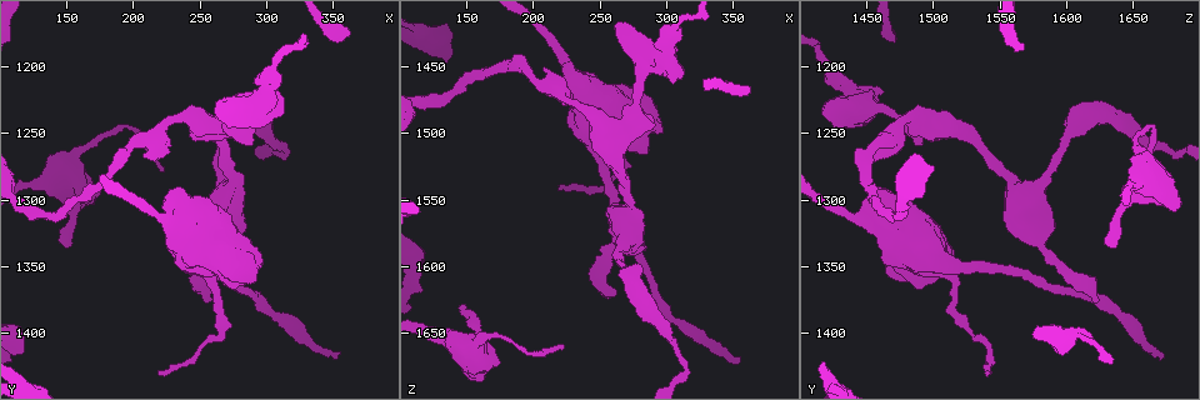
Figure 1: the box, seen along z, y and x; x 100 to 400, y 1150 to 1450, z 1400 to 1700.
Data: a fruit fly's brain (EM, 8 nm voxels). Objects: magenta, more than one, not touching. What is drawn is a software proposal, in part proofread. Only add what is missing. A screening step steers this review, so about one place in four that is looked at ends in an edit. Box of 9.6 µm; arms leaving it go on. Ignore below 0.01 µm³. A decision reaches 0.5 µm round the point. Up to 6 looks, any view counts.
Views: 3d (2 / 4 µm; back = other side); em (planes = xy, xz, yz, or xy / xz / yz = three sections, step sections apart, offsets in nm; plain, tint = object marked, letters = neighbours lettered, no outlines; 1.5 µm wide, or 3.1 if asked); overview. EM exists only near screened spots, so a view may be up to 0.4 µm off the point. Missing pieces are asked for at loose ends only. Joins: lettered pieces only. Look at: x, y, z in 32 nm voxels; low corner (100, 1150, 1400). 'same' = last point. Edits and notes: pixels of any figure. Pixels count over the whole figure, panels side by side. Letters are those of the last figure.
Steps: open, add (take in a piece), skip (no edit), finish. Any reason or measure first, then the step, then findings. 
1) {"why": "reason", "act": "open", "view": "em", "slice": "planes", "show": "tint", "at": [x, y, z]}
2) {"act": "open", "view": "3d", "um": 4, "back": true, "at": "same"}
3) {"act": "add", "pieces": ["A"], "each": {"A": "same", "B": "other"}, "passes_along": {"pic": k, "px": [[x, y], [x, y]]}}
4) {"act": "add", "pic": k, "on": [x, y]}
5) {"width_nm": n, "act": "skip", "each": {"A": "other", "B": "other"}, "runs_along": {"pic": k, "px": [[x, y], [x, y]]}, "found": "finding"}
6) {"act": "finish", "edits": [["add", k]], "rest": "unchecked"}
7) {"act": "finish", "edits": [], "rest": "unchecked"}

{"why": "branch stops here", "act": "open", "view": "3d", "um": 2, "at": [362, 1174, 1470]}

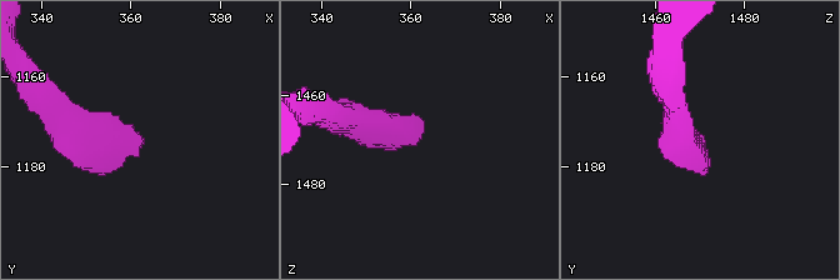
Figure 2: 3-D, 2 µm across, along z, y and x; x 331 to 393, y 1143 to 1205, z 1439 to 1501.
{"act": "open", "view": "em", "slice": "planes", "show": "letters", "at": [360, 1175, 1471]}

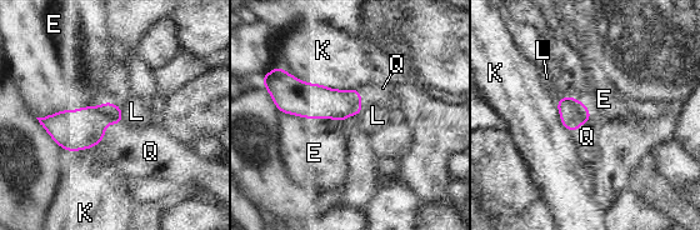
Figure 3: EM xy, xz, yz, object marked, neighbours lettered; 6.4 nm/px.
{"longest_contact_nm": ["K", 500], "act": "add", "pieces": ["Q"], "each": {"E": "other", "K": "other", "L": "other", "Q": "same"}, "passes_along": {"pic": 3, "px": [[81, 129], [104, 128], [135, 150]]}, "found": "it goes on there"}

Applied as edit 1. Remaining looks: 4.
{"why": "long arm stops here", "act": "open", "view": "em", "slice": "planes", "show": "tint", "at": [218, 1430, 1542]}

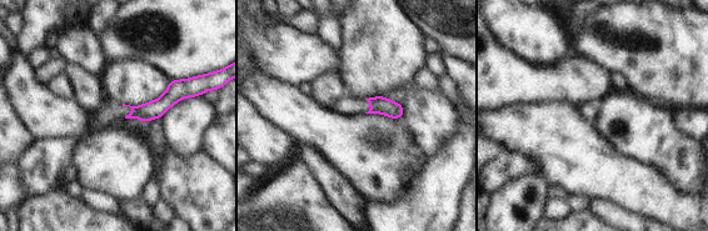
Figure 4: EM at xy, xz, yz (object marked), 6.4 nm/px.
{"act": "open", "view": "em", "slice": "planes", "show": "letters", "at": "same"}

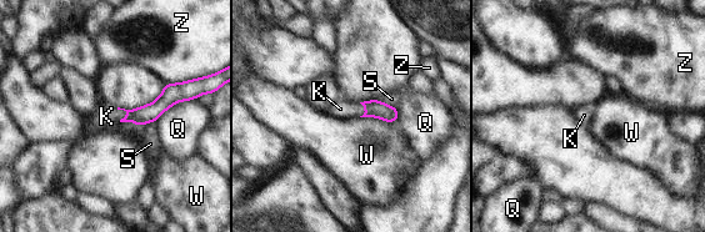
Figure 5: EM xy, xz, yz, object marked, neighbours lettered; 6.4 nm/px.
{"act": "add", "pieces": ["K"], "each": {"K": "same", "Q": "other", "S": "other", "W": "other", "Z": "other"}, "passes_along": {"pic": 5, "px": [[150, 112], [126, 115], [106, 116]]}, "found": "the neuron continues"}

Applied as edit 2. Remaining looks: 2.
{"why": "tapers out", "act": "open", "view": "3d", "um": 2, "at": [224, 1278, 1658]}

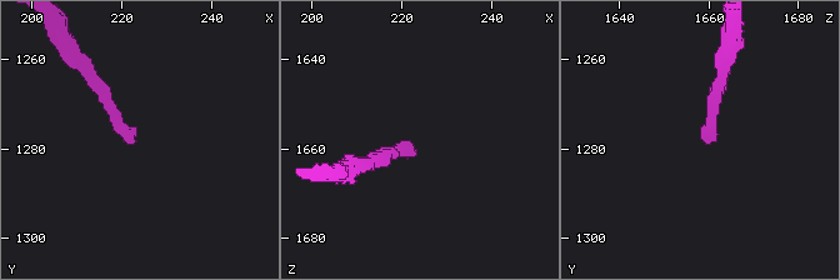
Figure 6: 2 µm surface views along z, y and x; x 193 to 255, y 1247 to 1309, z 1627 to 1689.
{"act": "open", "view": "em", "slice": "planes", "show": "letters", "at": [222, 1278, 1659]}

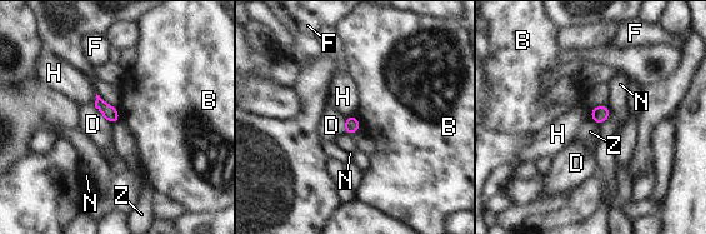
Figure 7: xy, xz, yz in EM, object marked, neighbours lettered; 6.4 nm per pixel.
{"act": "skip", "each": {"B": "other", "D": "other", "F": "other", "H": "other", "N": "other", "Z": "other"}, "border": {"pic": 7, "px": [[590, 116], [599, 125]]}, "found": "no lettered piece goes on from it"}

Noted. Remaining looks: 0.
{"act": "finish", "edits": [["add", 3], ["add", 5]], "rest": "unchecked"}

